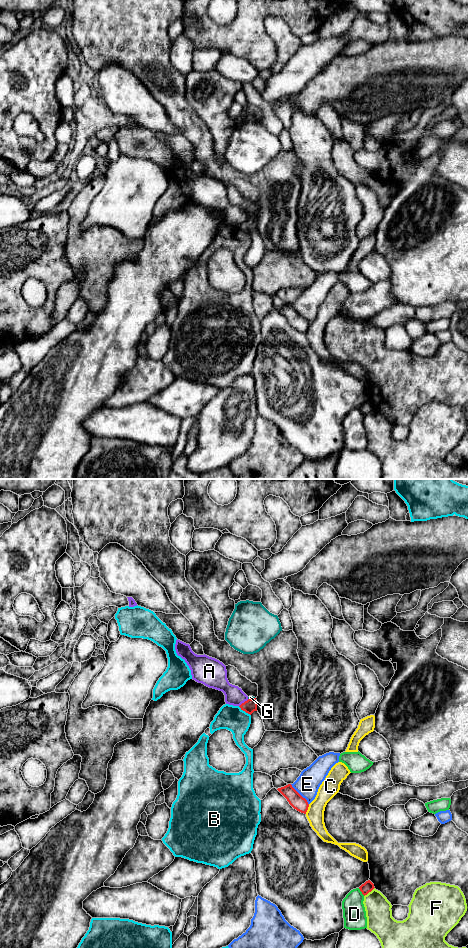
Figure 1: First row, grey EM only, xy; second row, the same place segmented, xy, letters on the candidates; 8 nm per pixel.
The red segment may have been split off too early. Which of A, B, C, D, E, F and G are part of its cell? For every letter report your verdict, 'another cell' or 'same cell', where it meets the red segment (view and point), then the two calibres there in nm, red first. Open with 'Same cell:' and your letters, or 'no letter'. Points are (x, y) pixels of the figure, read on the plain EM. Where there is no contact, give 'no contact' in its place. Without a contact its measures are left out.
Same cell: no letter
A: another cell; meets red in xy at (244, 222); 110 nm thick on the red side, 150 nm on the other
B: another cell; meets red in xy at (244, 230); 110 nm thick on the red side, 200 nm on the other
C: another cell; meets red in xy at (307, 329); 120 nm thick on the red side, 150 nm on the other
D: another cell; meets red in xy at (361, 411); 90 nm thick on the red side, 190 nm on the other
E: another cell; meets red in xy at (299, 314); 120 nm thick on the red side, 190 nm on the other
F: another cell; meets red in xy at (369, 411); 90 nm thick on the red side, 200 nm on the other
G: another cell; meets red in xy at (251, 219); 110 nm thick on the red side, 30 nm on the other

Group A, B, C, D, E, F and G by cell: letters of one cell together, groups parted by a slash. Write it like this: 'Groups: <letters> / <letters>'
Groups: A / B / C / D / E / F / G

